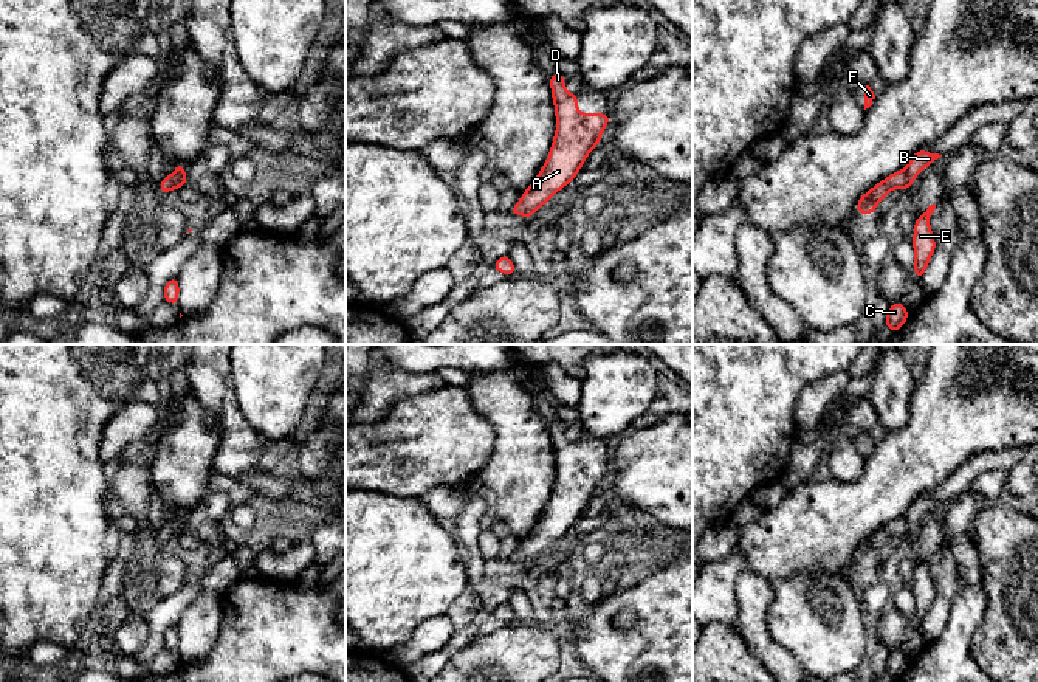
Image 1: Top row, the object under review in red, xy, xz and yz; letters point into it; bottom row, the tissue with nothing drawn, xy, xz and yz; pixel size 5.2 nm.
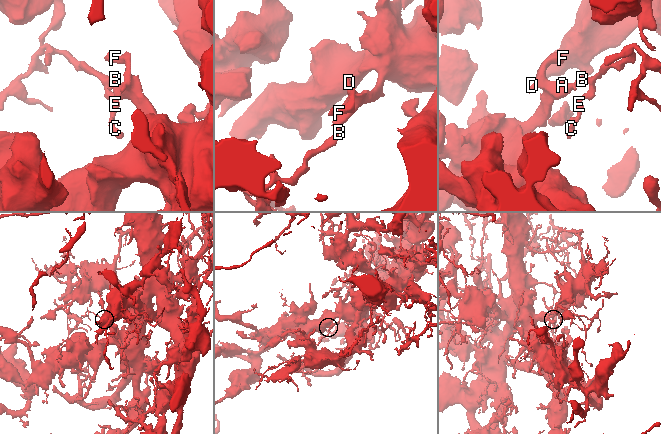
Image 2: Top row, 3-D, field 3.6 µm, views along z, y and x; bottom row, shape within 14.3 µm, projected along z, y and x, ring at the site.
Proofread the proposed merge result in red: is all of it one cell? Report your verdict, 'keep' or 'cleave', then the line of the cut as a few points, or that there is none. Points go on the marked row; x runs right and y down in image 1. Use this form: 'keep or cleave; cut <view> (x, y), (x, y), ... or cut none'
cleave; cut yz (903, 169), (911, 183)

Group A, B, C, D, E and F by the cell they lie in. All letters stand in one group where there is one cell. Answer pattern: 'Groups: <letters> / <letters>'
Groups: A D F / B C E

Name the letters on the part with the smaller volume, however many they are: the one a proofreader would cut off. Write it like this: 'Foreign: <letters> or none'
Foreign: B, C, E

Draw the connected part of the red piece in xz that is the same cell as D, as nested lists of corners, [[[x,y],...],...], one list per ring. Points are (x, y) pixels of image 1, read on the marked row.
[[[561,73],[552,74],[548,84],[555,104],[556,132],[539,174],[510,209],[513,215],[533,215],[575,180],[590,150],[600,146],[603,130],[610,122],[607,113],[579,113],[578,95],[565,90],[565,78]]]

